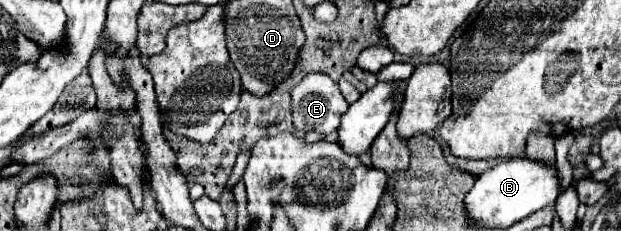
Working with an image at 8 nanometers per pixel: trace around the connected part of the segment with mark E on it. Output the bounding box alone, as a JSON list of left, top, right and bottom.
[291,72,349,134]

